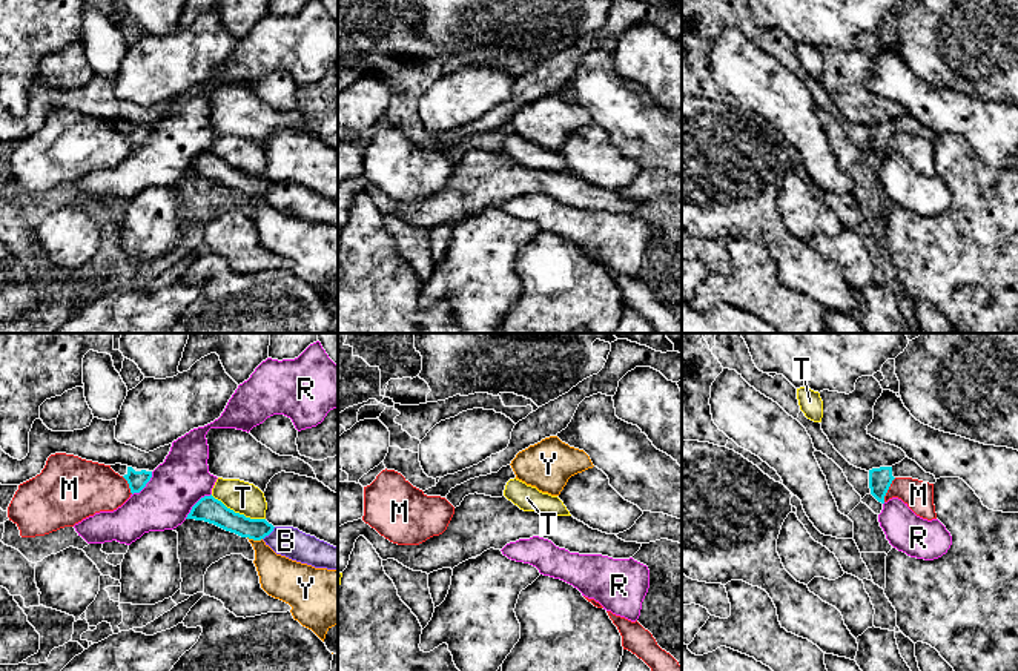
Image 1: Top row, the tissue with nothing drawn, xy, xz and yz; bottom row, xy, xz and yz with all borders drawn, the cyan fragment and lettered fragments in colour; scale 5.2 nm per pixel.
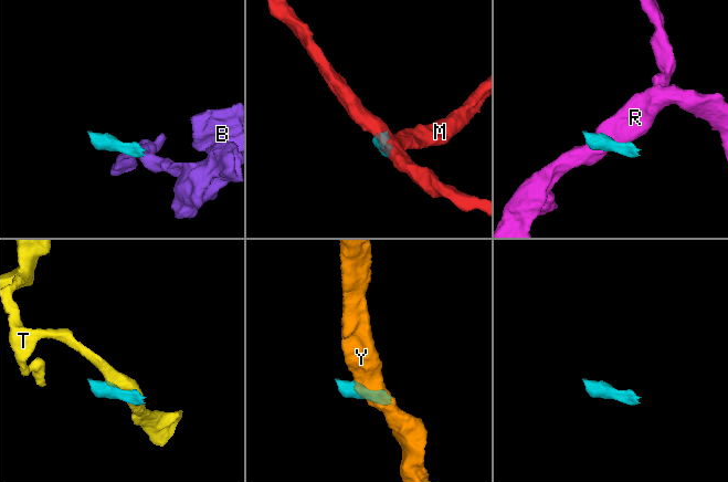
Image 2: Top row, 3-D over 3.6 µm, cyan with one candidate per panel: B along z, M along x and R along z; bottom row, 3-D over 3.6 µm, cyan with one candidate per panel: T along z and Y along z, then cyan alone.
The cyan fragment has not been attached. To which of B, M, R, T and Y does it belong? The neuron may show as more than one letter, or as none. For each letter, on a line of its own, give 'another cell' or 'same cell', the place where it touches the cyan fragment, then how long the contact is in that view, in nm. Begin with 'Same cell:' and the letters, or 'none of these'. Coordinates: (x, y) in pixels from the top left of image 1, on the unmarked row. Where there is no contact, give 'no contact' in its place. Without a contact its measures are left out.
Same cell: none of these
B: another cell; contact xy (269, 189); length 100 nm
M: another cell; contact yz (888, 145); length 140 nm
R: another cell; contact xy (195, 160); length 190 nm
T: another cell; contact xy (238, 169); length 320 nm
Y: another cell; contact xy (255, 195); length 80 nm

